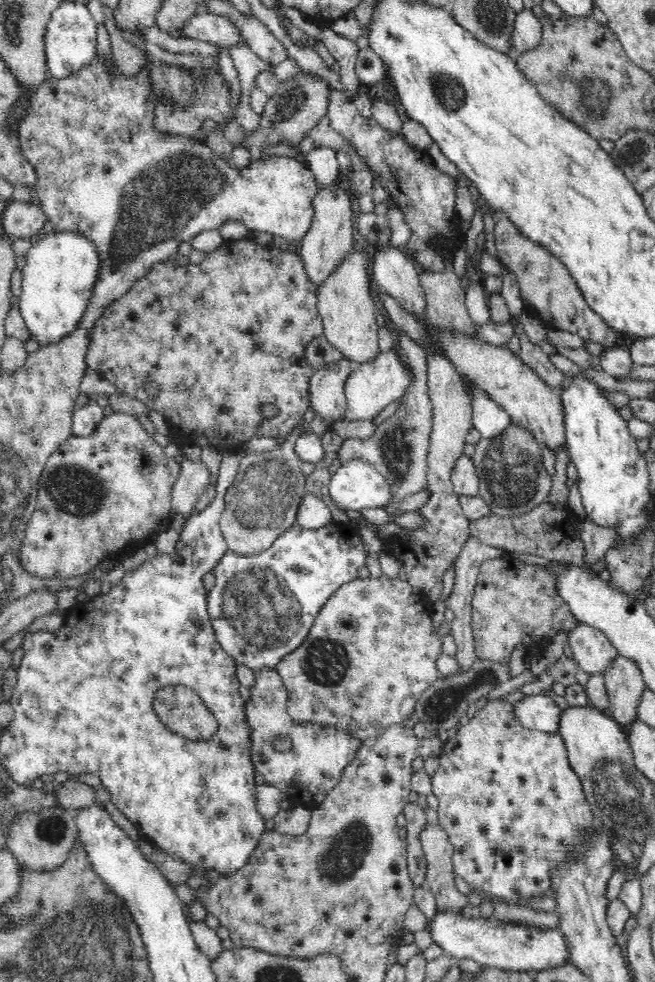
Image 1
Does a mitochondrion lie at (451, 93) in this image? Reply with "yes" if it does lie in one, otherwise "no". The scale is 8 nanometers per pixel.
yes

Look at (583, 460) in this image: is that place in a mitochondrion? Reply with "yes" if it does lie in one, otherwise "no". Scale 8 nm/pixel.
no

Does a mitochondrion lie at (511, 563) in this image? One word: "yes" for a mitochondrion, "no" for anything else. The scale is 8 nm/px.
no

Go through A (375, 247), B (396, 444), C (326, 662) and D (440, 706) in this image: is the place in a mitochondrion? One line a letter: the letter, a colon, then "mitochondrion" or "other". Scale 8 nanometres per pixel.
A: other
B: mitochondrion
C: mitochondrion
D: mitochondrion

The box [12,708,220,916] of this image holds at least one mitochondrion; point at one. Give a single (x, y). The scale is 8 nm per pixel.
(53, 830)

